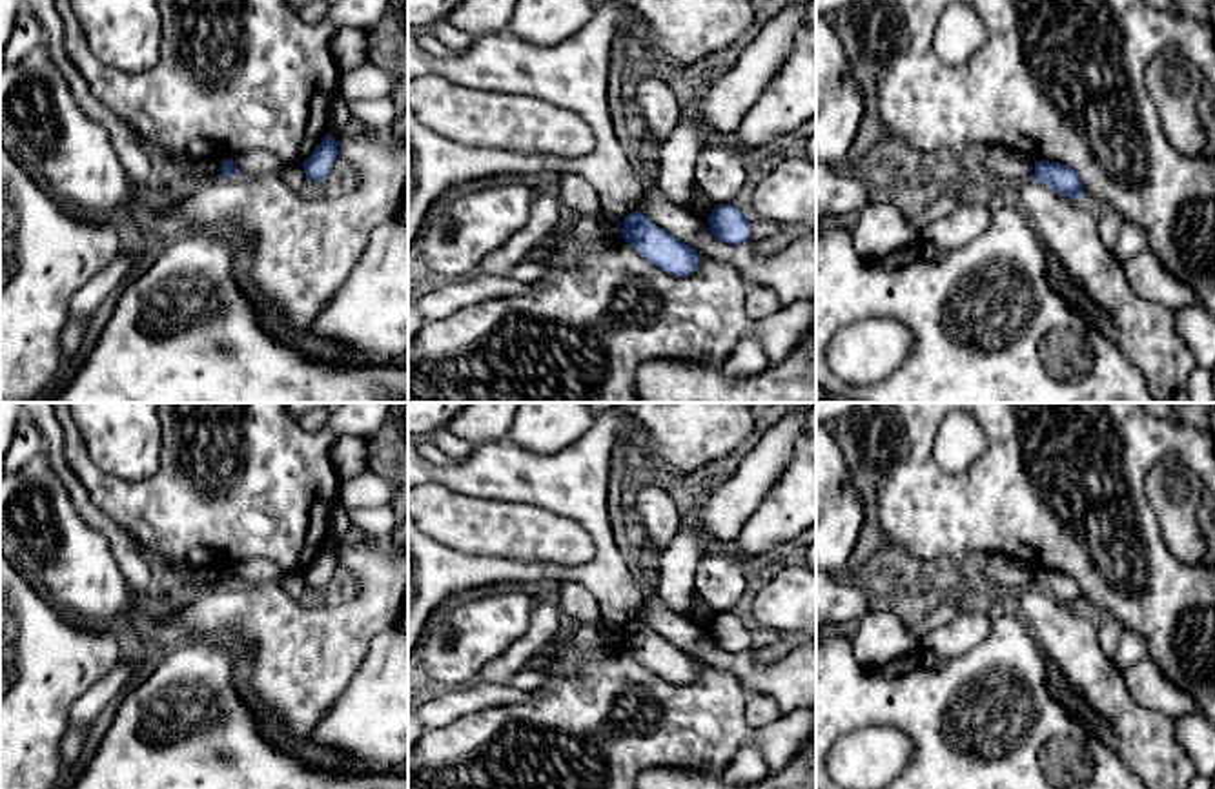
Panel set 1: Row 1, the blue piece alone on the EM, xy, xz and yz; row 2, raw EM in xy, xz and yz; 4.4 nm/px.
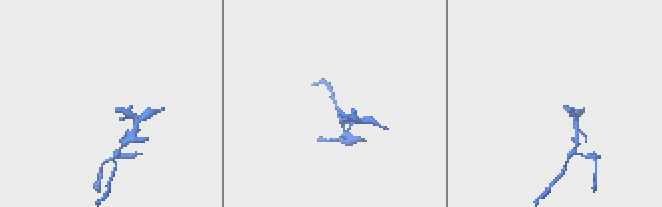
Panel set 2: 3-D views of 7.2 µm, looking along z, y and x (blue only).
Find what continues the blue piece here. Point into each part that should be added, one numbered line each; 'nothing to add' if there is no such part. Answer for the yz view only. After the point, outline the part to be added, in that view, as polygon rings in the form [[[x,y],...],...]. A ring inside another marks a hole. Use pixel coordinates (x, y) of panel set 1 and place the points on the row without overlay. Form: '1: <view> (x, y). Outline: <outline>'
nothing to add

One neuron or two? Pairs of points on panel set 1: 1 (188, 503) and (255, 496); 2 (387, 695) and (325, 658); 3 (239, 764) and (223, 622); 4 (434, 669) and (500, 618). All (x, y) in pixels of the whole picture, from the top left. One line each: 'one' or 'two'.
1: one
2: two
3: two
4: one

